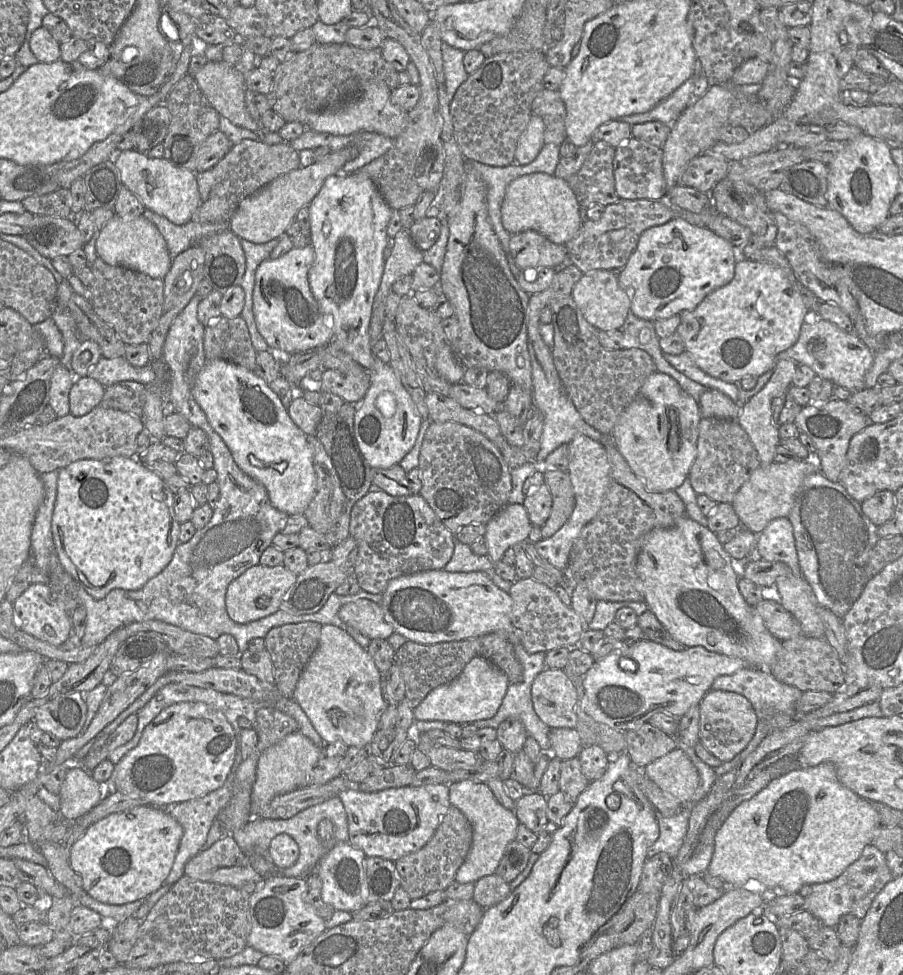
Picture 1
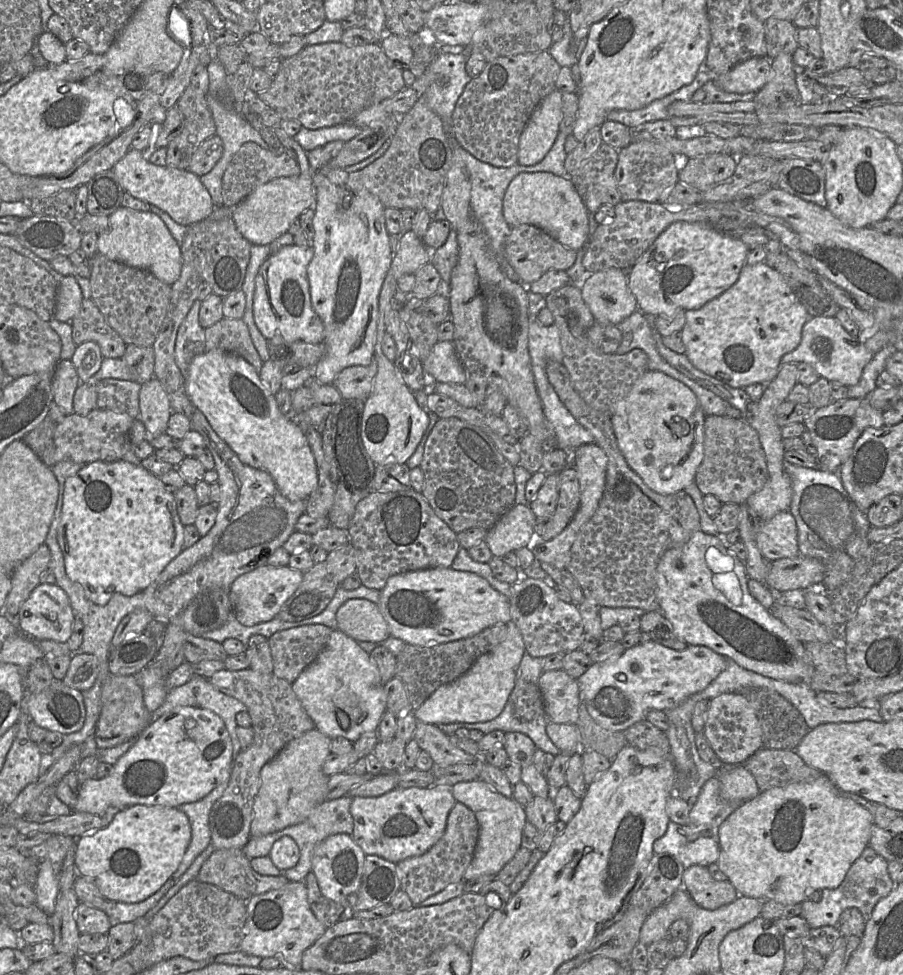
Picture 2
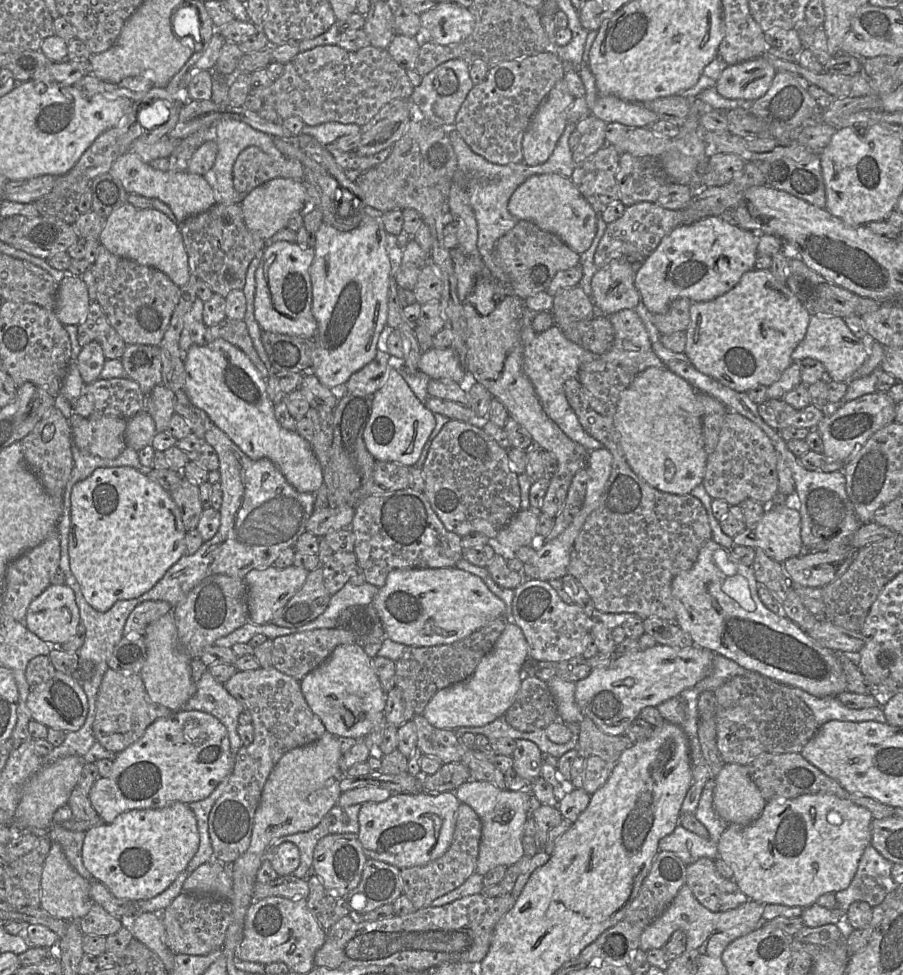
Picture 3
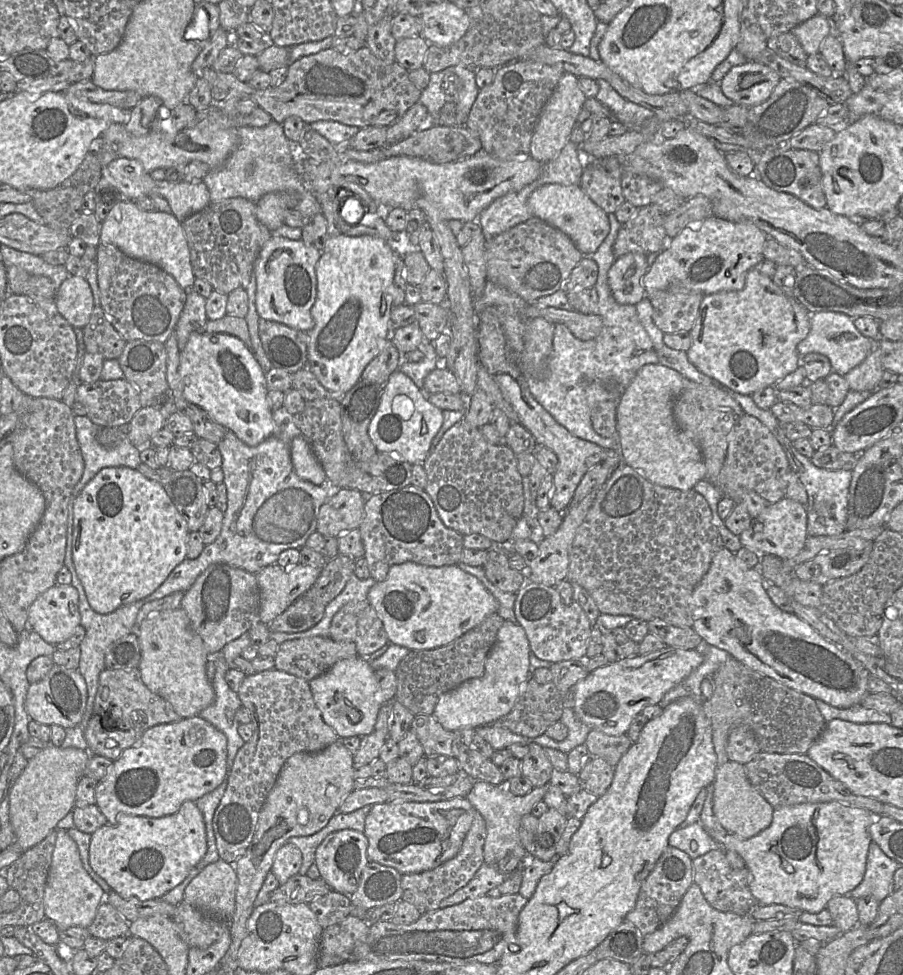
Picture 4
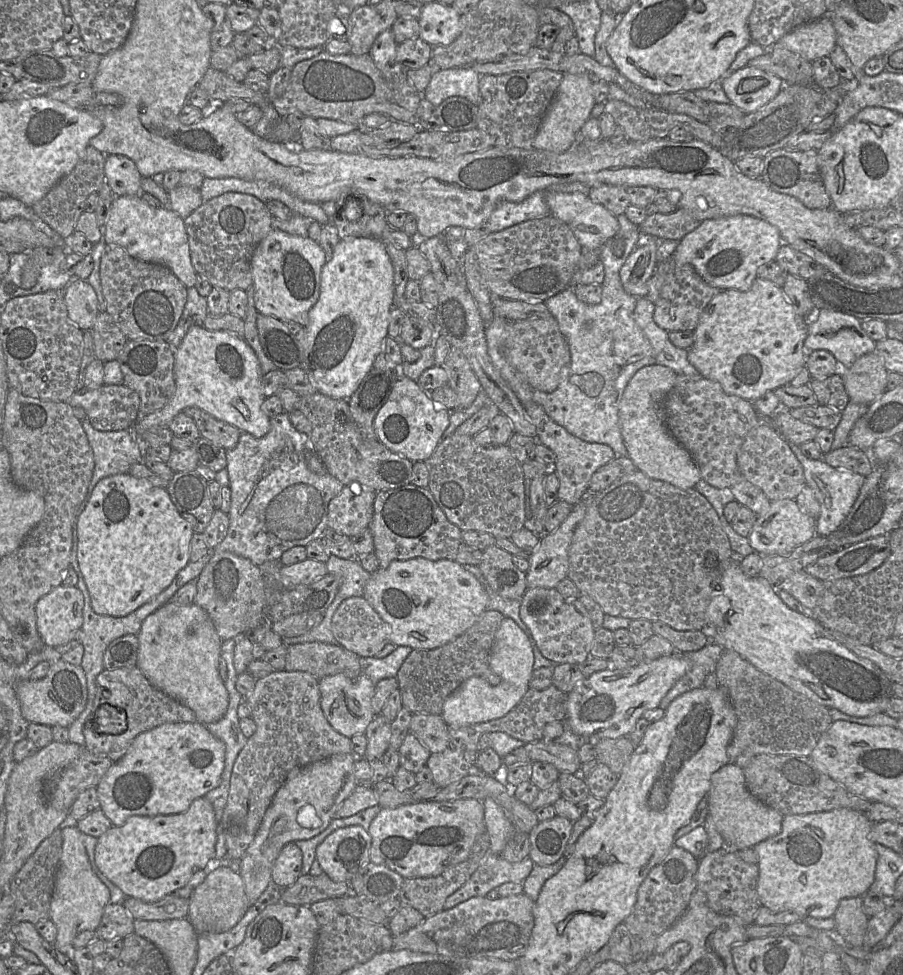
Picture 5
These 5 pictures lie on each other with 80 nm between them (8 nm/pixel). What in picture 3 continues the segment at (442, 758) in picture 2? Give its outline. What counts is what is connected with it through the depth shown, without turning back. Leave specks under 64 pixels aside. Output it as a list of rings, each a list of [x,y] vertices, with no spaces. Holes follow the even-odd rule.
[[[422,714],[414,715],[412,721],[422,754],[436,756],[443,764],[461,761],[463,750],[455,730],[436,728]]]

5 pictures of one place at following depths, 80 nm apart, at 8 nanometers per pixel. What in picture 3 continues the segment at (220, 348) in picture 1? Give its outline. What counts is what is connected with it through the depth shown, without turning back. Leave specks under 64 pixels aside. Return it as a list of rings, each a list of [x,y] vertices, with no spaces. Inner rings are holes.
[[[225,318],[217,324],[207,327],[205,330],[206,343],[210,343],[216,339],[223,339],[242,350],[264,379],[269,376],[269,371],[253,346],[244,320]]]

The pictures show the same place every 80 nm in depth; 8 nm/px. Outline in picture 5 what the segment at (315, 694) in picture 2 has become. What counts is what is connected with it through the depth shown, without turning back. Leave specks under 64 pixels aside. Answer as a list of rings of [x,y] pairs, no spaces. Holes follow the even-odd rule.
[[[339,673],[319,679],[321,708],[329,724],[337,732],[348,738],[364,734],[368,725],[374,719],[372,698],[375,686],[376,684],[363,673],[356,678],[350,678]]]

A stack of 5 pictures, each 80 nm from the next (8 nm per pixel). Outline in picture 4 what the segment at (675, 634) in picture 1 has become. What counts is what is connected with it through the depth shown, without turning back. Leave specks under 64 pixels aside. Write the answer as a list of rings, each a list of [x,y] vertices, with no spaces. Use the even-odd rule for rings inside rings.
[[[725,546],[715,553],[709,570],[690,598],[692,628],[702,637],[703,645],[720,648],[748,668],[831,706],[846,709],[859,705],[869,694],[869,671],[851,653],[821,636],[807,622],[778,608],[767,594],[767,584],[758,568],[745,567]]]

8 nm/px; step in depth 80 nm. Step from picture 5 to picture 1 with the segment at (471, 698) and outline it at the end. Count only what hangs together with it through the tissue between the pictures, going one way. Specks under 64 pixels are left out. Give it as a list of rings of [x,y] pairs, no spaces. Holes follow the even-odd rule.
[[[474,657],[453,681],[431,690],[414,709],[416,720],[470,723],[492,718],[509,686],[507,676],[483,657]]]

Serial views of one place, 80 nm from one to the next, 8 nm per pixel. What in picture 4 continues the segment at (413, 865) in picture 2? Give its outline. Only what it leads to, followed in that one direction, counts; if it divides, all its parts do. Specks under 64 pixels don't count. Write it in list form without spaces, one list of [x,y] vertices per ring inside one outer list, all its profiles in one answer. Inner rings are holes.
[[[474,811],[473,821],[456,856],[438,867],[419,873],[403,874],[401,879],[402,900],[413,904],[421,914],[440,908],[440,903],[464,887],[484,863],[486,828],[483,817]]]

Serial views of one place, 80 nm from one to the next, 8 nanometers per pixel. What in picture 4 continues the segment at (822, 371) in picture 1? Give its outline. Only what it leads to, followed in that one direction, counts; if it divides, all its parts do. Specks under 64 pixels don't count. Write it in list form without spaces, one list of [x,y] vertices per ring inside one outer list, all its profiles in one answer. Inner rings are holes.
[[[837,312],[811,314],[809,334],[797,346],[799,355],[822,354],[829,359],[833,372],[845,376],[850,370],[864,361],[877,344],[874,340],[862,335],[855,327],[853,320],[849,316]]]

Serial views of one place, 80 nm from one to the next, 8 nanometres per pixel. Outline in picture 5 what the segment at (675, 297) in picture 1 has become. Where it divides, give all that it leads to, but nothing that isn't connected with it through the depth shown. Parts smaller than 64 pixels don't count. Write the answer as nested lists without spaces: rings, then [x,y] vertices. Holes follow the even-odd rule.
[[[738,214],[717,219],[707,219],[679,240],[672,254],[676,266],[689,264],[710,286],[721,290],[747,291],[757,276],[757,269],[775,261],[782,245],[777,227],[759,218]]]

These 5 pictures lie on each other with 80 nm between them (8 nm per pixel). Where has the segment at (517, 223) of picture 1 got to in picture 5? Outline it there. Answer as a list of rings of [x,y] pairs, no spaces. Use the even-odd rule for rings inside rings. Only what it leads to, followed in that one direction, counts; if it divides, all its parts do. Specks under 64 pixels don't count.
[[[548,192],[550,214],[566,223],[583,249],[601,247],[617,234],[617,216],[580,192]]]

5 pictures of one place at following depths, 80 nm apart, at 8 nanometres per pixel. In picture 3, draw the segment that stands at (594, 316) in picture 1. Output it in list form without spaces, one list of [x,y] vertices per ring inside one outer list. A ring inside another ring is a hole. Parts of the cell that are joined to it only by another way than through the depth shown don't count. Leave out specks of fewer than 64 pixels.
[[[641,262],[610,263],[598,269],[591,281],[591,300],[606,316],[623,309],[635,309],[641,296],[634,284]]]

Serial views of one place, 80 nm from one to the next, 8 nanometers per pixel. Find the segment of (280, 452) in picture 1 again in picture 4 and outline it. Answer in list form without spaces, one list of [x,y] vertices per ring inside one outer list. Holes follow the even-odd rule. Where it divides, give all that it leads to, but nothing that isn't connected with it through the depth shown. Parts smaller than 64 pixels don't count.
[[[192,332],[188,338],[185,348],[180,351],[179,373],[182,381],[182,390],[184,398],[206,411],[217,423],[224,426],[227,431],[232,431],[241,441],[248,446],[257,446],[276,432],[276,424],[272,417],[272,411],[267,403],[267,386],[265,374],[256,360],[250,347],[247,347],[239,338],[225,333],[198,333]],[[301,435],[295,437],[291,442],[291,460],[296,474],[302,480],[318,486],[328,483],[327,475],[309,441]]]

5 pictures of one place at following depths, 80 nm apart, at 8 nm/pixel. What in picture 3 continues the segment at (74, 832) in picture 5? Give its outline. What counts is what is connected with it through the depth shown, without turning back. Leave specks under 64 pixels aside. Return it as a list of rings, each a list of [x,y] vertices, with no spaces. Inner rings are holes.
[[[52,843],[42,871],[40,907],[58,919],[79,922],[94,904],[89,890],[90,882],[69,864],[60,844]]]

